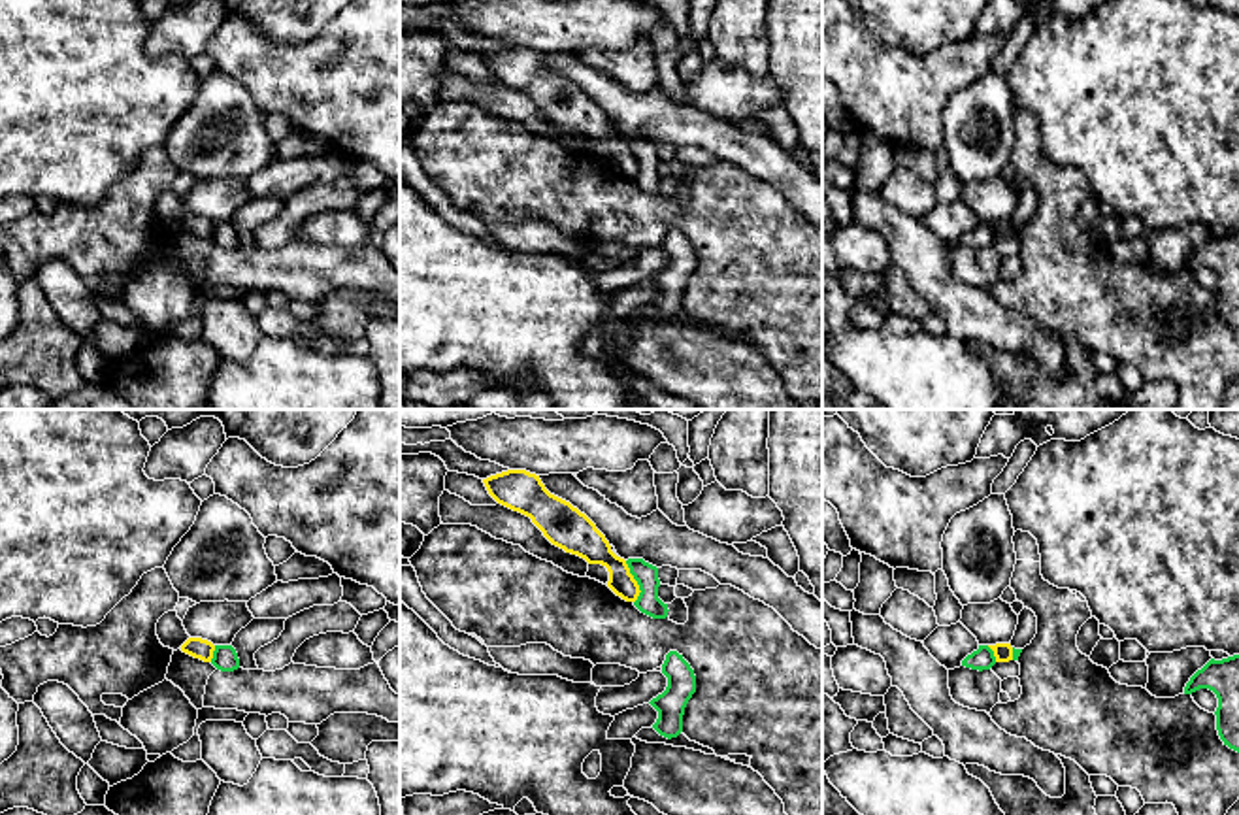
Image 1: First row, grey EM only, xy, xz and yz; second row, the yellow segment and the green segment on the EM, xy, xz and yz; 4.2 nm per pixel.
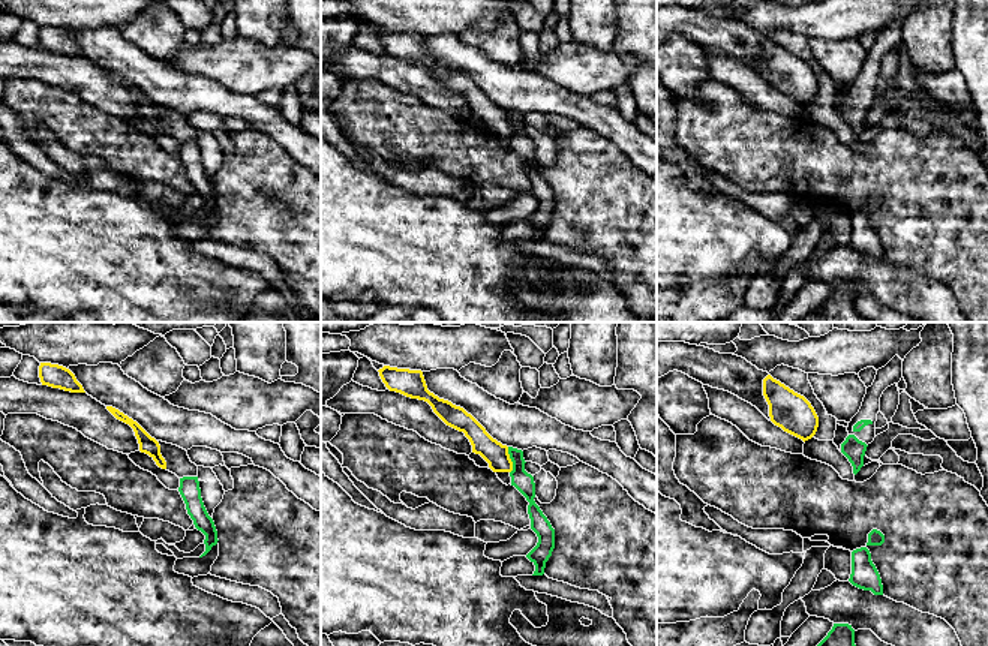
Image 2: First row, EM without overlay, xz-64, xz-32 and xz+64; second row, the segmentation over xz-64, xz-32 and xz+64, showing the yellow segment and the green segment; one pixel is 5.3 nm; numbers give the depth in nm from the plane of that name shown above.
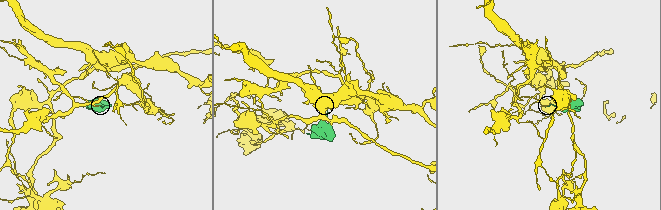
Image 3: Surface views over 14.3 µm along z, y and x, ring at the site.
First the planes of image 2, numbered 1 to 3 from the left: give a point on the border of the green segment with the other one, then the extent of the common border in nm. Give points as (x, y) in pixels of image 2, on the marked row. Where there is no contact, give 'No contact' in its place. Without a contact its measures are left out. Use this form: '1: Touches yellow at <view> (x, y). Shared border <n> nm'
1: No contact
2: Touches yellow at xz-32 (510, 460). Shared border 140 nm
3: No contact

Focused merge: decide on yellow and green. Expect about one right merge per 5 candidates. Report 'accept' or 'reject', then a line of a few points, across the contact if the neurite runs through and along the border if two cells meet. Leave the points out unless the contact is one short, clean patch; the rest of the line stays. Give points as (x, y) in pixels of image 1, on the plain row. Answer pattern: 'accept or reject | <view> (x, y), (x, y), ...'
reject | xz (625, 138), (640, 168), (634, 180)

